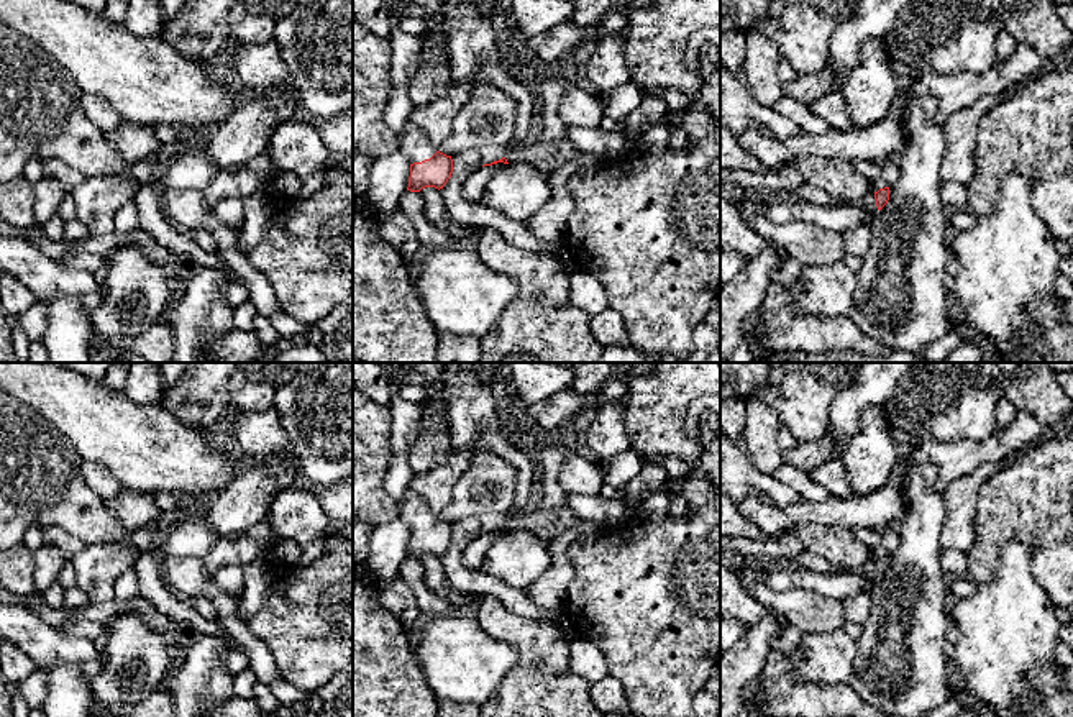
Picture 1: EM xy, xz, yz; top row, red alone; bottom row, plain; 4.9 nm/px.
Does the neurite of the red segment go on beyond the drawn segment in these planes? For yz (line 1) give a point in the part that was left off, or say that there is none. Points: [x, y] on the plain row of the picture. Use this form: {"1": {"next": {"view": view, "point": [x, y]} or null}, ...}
{"1": {"next": null}}

